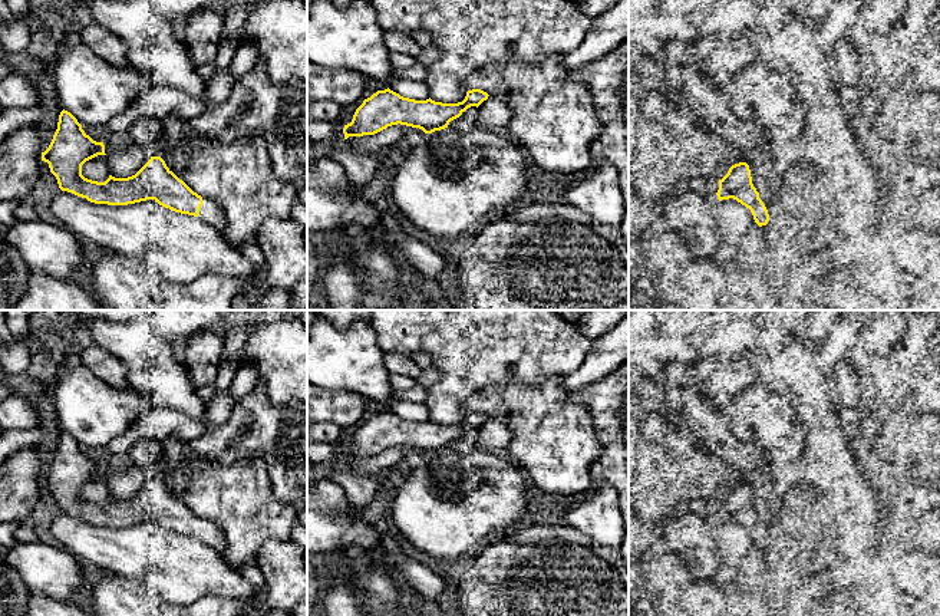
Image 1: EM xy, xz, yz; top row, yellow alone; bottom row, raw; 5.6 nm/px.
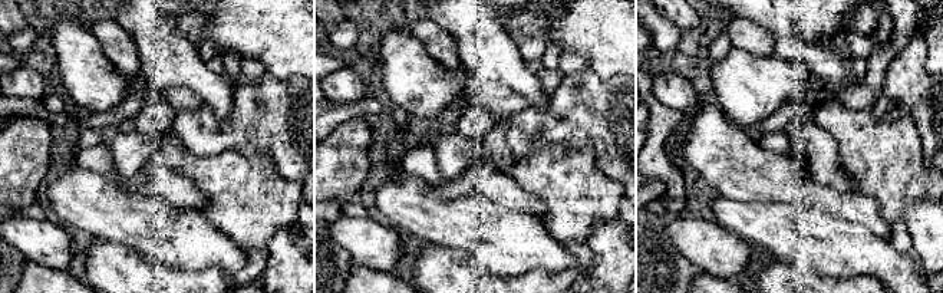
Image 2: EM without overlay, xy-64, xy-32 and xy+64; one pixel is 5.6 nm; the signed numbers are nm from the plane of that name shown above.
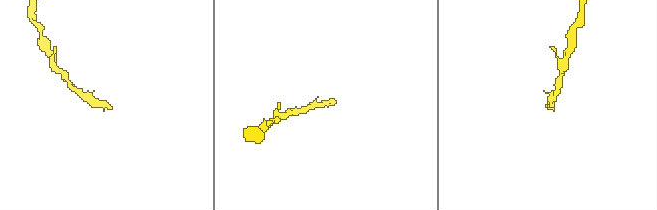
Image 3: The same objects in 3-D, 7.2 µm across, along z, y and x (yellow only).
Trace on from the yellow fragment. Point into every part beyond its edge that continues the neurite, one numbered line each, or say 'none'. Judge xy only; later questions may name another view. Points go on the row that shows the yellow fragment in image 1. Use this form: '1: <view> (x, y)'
1: xy (210, 211)

